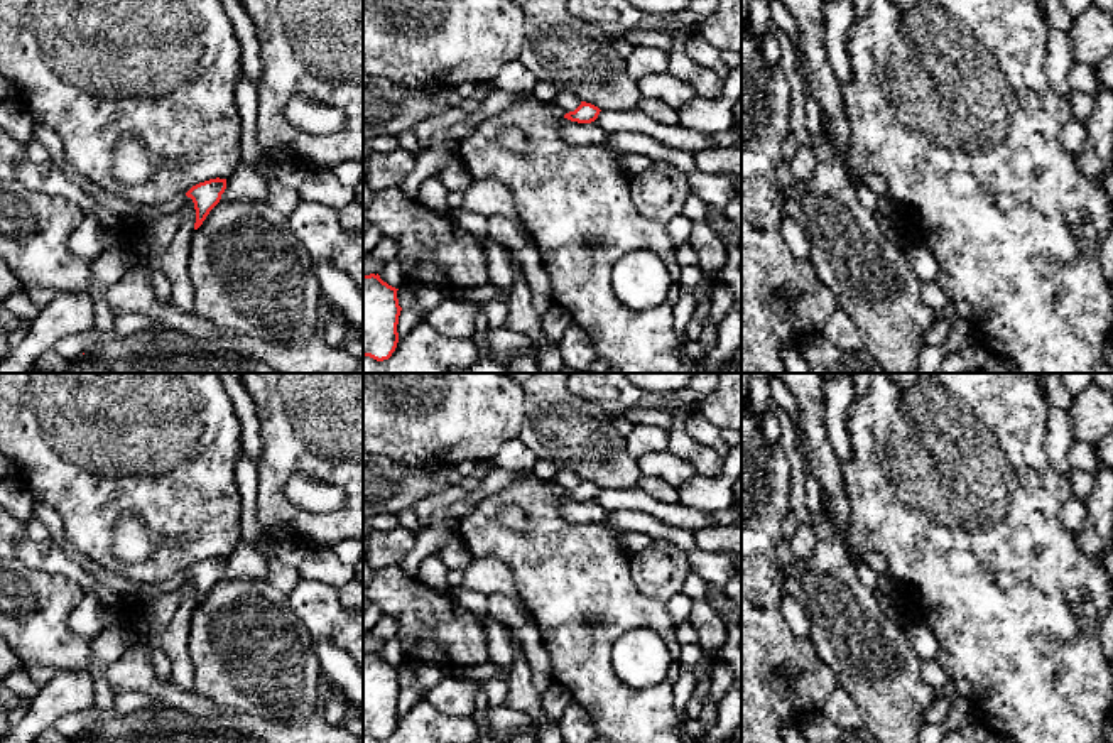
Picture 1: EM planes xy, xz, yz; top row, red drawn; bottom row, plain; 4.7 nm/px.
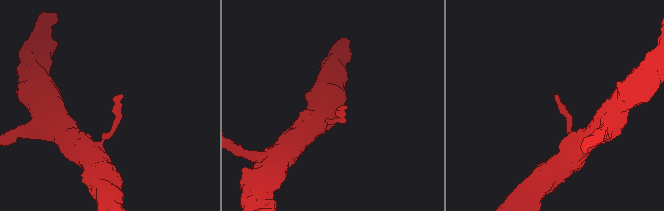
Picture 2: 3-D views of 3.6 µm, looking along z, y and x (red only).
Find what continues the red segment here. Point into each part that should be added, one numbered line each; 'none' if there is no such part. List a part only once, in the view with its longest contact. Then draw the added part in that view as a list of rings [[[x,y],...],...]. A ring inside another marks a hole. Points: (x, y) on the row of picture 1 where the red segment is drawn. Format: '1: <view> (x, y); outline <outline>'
none

